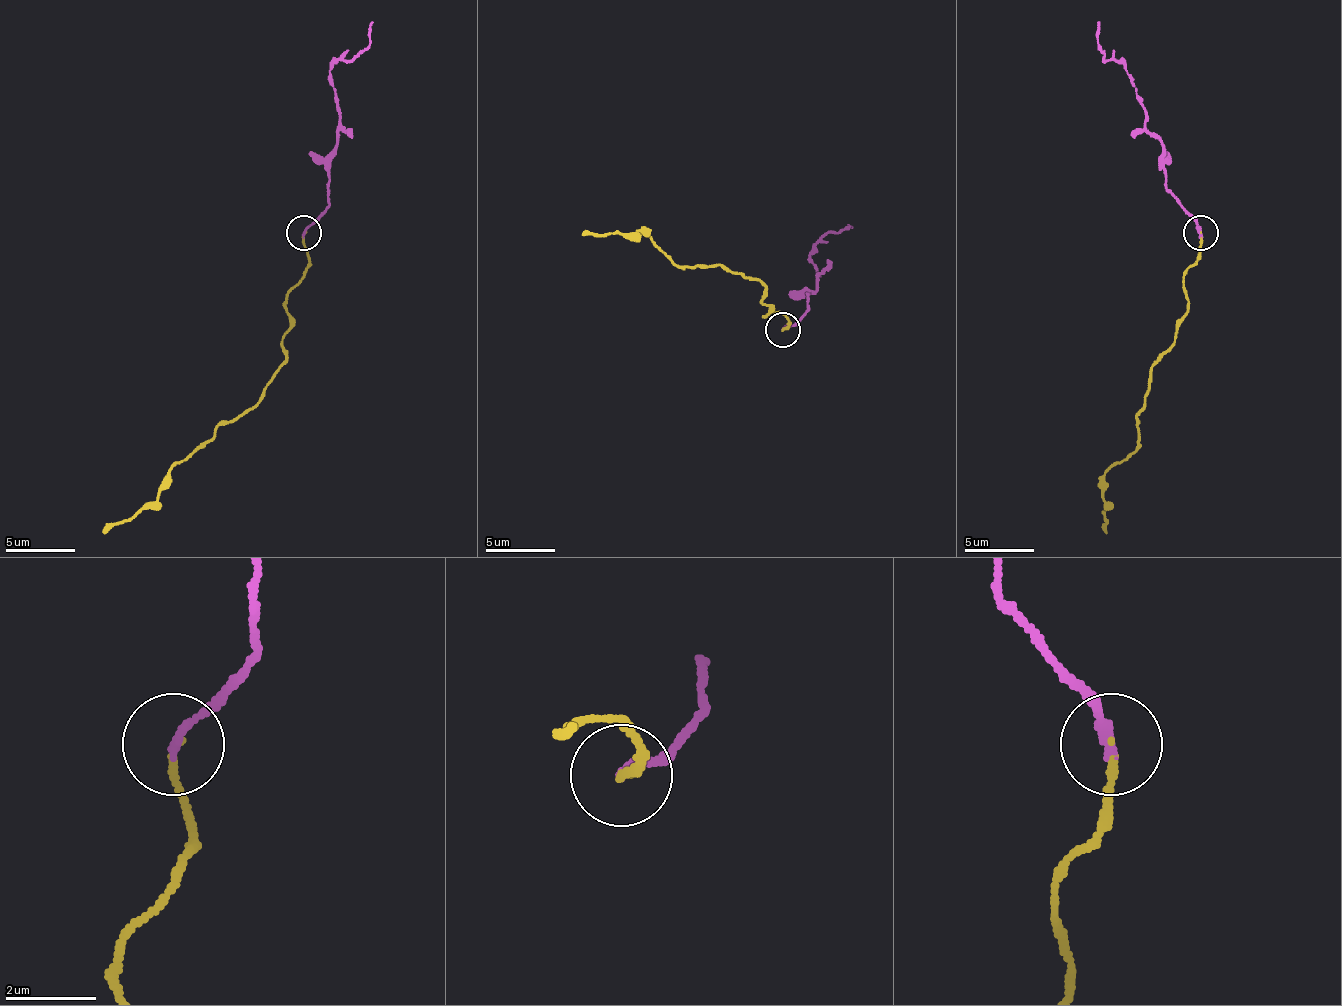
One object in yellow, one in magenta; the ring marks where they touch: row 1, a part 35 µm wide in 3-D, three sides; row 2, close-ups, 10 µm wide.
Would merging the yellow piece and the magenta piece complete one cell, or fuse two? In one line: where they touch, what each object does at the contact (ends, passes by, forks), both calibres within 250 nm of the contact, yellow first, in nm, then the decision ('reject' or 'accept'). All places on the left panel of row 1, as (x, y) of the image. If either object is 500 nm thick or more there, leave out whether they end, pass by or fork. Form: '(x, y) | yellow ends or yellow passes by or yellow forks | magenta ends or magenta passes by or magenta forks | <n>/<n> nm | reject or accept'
(303, 233) | yellow ends | magenta ends | 140/220 nm | accept

